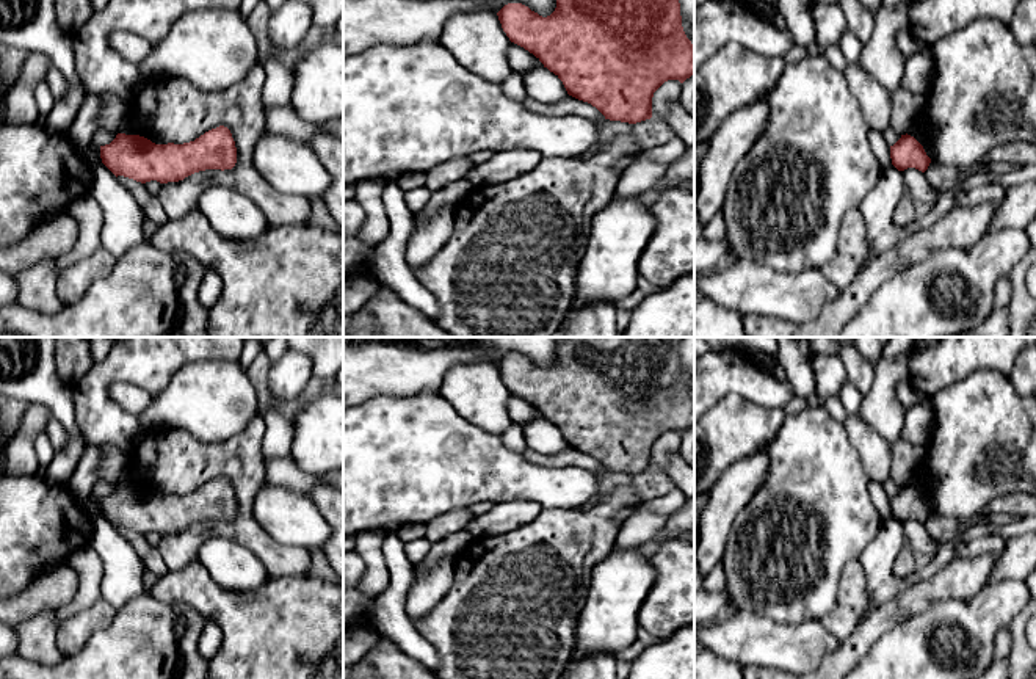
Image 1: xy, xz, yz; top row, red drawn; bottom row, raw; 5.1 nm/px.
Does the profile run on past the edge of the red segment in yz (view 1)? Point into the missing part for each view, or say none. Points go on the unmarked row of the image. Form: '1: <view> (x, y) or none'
1: none

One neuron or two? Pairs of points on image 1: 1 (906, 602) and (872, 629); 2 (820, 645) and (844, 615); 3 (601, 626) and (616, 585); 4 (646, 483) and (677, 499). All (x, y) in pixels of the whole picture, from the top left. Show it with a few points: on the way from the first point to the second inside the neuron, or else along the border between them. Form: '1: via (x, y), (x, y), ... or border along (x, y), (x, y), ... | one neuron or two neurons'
1: via (898, 610), (880, 621) | one neuron
2: border along (818, 620), (840, 642) | two neurons
3: via (610, 617), (616, 595) | one neuron
4: border along (676, 486), (662, 496), (641, 501) | two neurons

